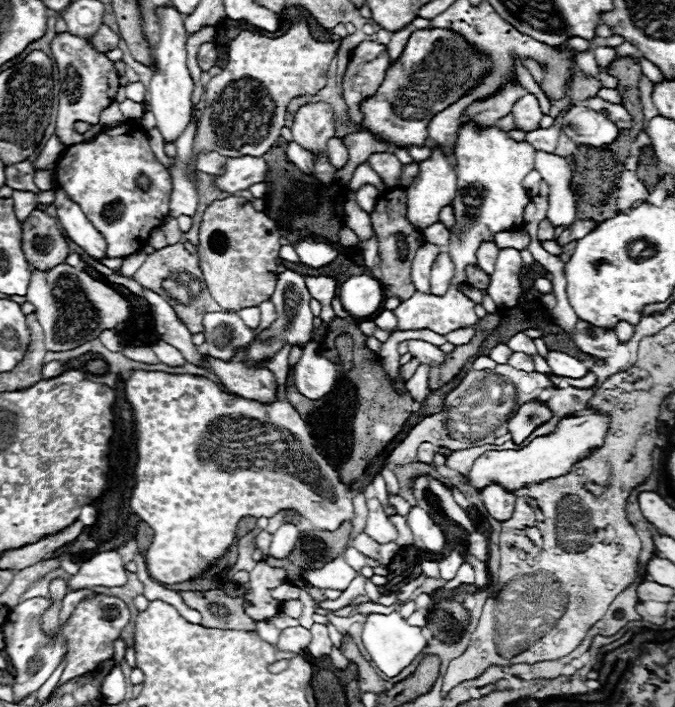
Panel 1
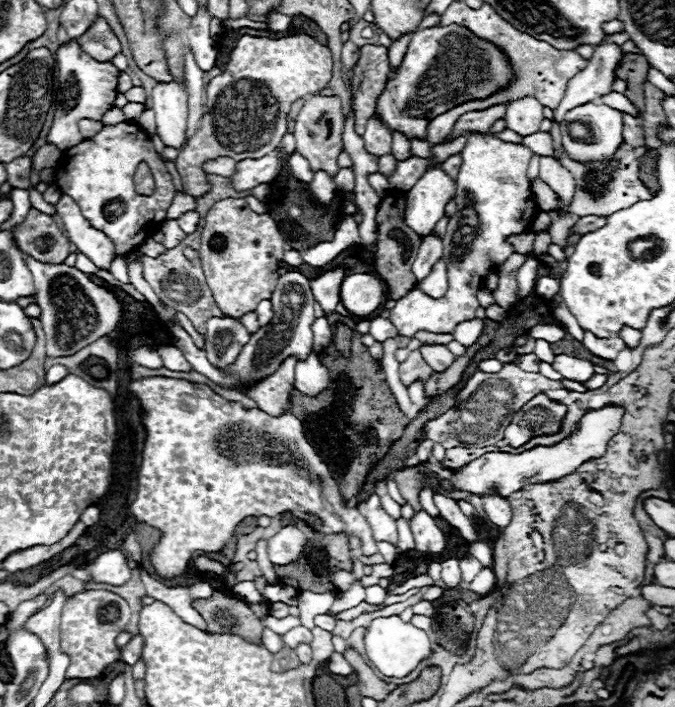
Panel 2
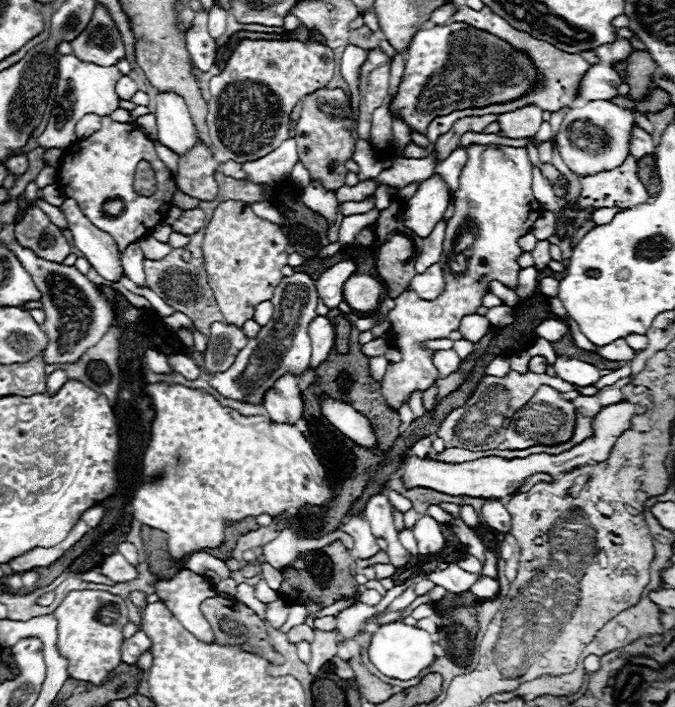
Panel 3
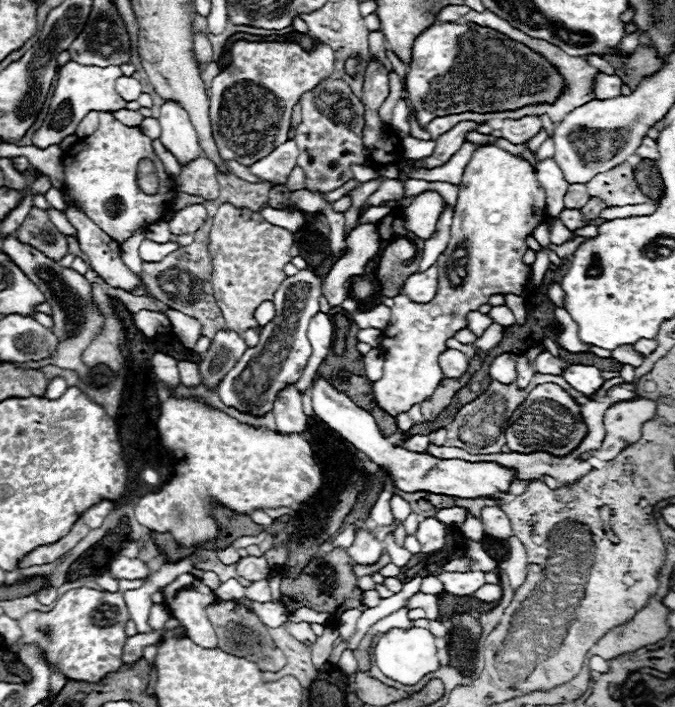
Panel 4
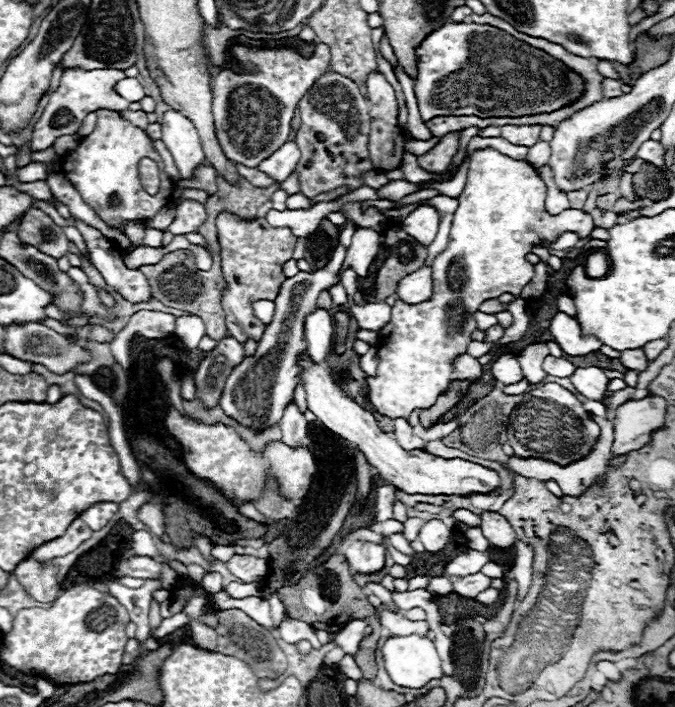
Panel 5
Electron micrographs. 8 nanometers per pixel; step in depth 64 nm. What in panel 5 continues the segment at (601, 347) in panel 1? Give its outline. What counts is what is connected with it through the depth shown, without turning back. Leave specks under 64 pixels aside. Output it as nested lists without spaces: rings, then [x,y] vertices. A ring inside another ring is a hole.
[[[636,348],[636,350],[624,350],[622,356],[620,356],[620,362],[628,368],[628,370],[636,370],[636,372],[642,372],[648,368],[648,358],[644,354],[642,348]]]

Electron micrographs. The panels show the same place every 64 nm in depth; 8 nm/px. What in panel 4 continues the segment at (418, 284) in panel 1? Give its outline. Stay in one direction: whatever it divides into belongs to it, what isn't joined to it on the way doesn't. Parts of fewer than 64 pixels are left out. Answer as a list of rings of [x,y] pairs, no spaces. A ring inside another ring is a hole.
[[[446,204],[446,208],[444,208],[442,214],[440,214],[440,220],[438,220],[438,224],[436,224],[434,236],[426,240],[424,256],[422,256],[422,260],[420,260],[420,272],[424,272],[424,268],[430,268],[430,266],[438,260],[438,256],[446,250],[448,240],[450,240],[452,214],[454,214],[454,208],[450,208],[450,206]]]

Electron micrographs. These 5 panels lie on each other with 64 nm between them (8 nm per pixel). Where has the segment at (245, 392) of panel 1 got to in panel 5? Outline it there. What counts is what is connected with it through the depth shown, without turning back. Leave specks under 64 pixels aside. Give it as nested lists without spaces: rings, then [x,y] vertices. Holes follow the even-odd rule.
[[[294,402],[286,408],[282,422],[280,422],[280,430],[282,430],[284,444],[288,444],[288,446],[304,444],[304,440],[308,436],[308,422]]]

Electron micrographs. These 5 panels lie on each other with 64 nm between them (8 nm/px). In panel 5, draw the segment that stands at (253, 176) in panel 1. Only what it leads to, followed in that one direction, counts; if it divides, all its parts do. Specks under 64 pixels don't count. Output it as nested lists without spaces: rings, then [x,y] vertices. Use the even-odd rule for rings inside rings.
[[[286,142],[258,168],[262,172],[268,172],[268,176],[276,176],[276,182],[284,182],[294,172],[298,162],[300,162],[300,148],[294,142]]]

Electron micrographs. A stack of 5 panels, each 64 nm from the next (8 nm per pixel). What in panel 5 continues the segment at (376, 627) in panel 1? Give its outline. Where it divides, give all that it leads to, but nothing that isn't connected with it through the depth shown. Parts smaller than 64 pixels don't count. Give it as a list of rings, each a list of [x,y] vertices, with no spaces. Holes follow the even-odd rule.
[[[418,634],[410,636],[392,636],[382,644],[382,656],[384,656],[384,666],[386,672],[390,674],[392,682],[404,688],[422,688],[430,680],[438,680],[444,676],[442,664],[438,658],[438,652],[434,644],[428,638],[420,638]]]

